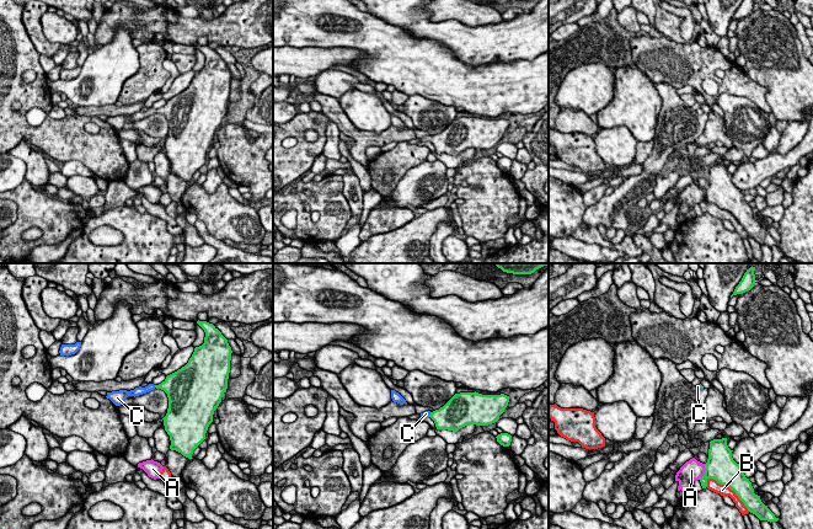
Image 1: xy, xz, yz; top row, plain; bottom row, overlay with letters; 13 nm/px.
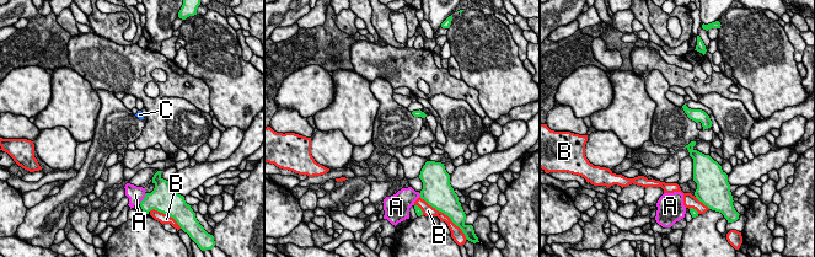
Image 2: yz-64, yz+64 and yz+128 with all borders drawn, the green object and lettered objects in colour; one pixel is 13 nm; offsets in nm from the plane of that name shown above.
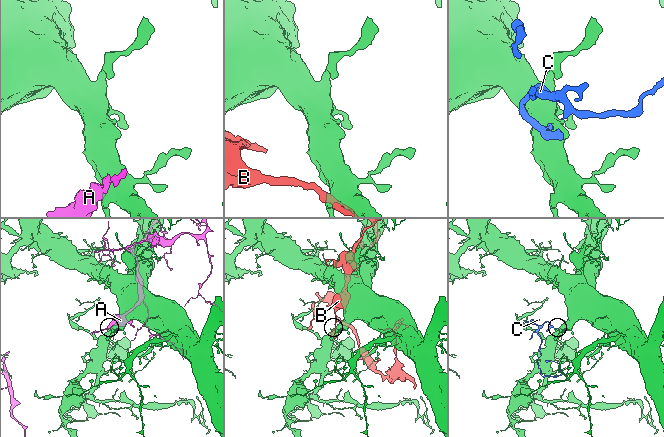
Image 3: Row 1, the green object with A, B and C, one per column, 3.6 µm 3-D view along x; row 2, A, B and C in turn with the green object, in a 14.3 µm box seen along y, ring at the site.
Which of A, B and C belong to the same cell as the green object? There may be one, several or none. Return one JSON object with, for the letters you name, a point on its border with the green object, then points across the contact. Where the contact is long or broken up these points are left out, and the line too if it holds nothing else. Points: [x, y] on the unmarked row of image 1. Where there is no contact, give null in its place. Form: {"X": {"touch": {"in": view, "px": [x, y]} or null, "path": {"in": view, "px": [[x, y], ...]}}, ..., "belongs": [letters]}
{"C": {"touch": {"in": "xz", "px": [429, 139]}, "path": {"in": "xz", "px": [[448, 142], [429, 139], [426, 138]]}}, "belongs": ["C"]}

